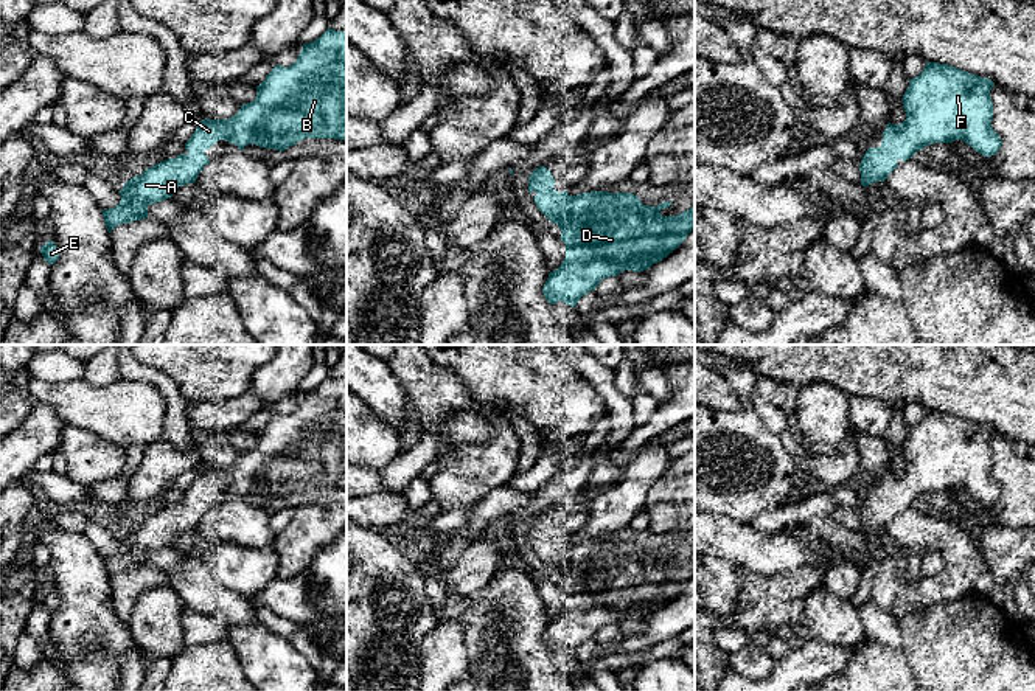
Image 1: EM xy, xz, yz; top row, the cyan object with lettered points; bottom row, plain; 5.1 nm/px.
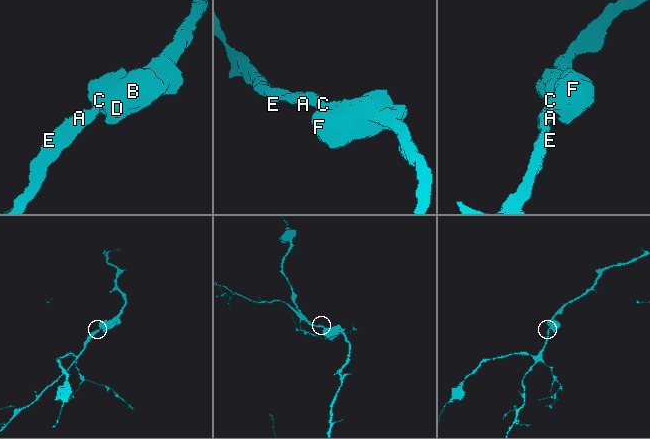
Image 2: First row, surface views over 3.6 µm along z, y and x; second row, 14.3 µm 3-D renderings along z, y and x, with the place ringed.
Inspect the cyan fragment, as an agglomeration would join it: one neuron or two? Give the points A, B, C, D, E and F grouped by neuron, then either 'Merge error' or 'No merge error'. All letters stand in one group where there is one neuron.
Groups: A B C D E F. No merge error

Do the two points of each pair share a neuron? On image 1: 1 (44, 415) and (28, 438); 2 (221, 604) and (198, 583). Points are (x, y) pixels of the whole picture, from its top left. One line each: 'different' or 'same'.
1: same
2: same

